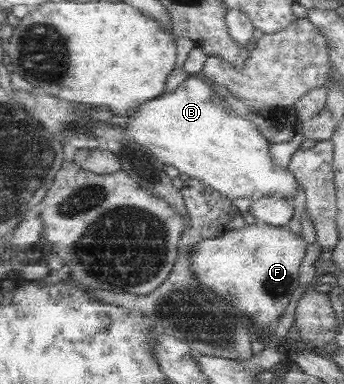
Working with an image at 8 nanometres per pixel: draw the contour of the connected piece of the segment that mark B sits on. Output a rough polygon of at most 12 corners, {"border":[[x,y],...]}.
{"border":[[195,75],[123,129],[223,197],[294,198],[249,117]]}

